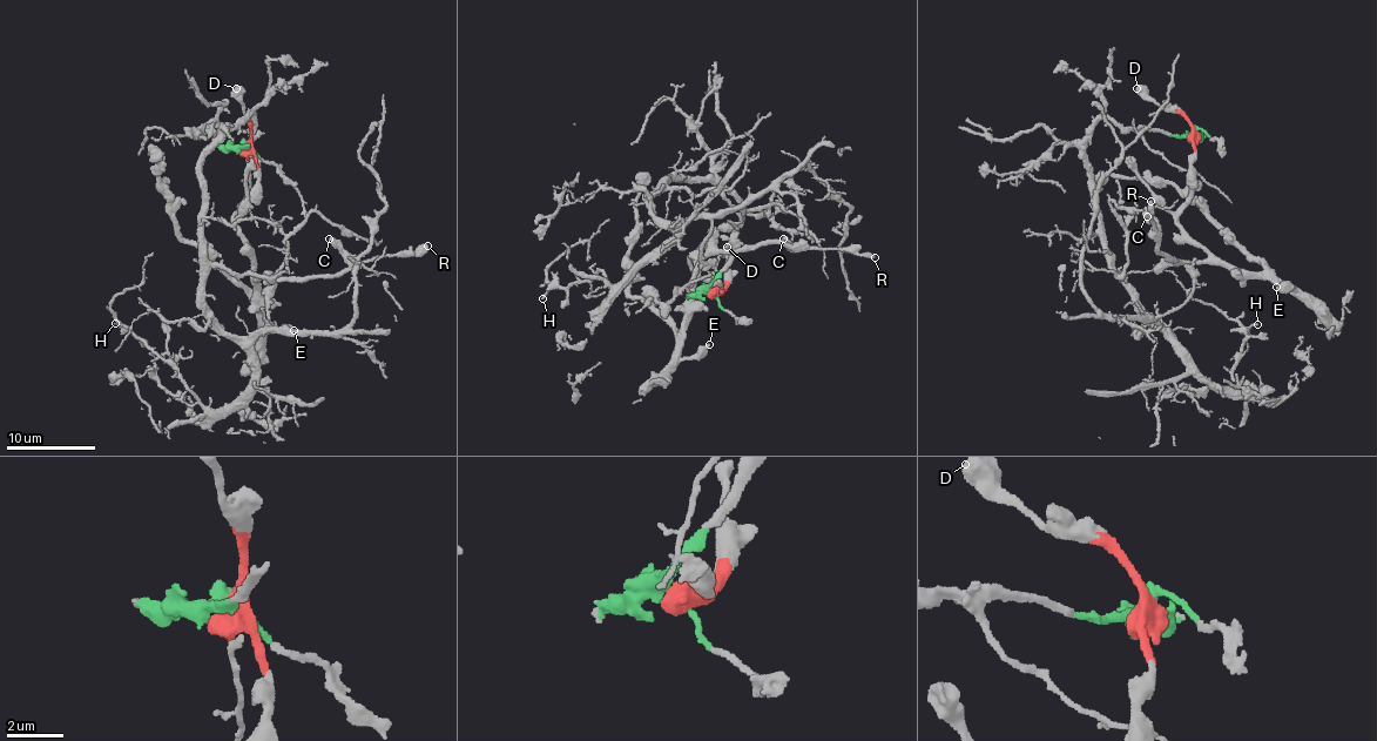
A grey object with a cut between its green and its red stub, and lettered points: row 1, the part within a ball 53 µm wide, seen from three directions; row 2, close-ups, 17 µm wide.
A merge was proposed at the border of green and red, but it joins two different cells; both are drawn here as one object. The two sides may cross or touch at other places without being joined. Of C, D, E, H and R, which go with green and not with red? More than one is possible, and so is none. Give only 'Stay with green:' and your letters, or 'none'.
Stay with green: H

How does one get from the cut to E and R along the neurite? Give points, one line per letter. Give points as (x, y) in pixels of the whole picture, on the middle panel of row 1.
E: (715, 294), (721, 290), (690, 267), (690, 256), (696, 268), (680, 356), (700, 357), (710, 345)
R: (715, 294), (721, 290), (690, 267), (690, 256), (693, 281), (711, 254), (785, 243), (855, 248), (875, 256)

